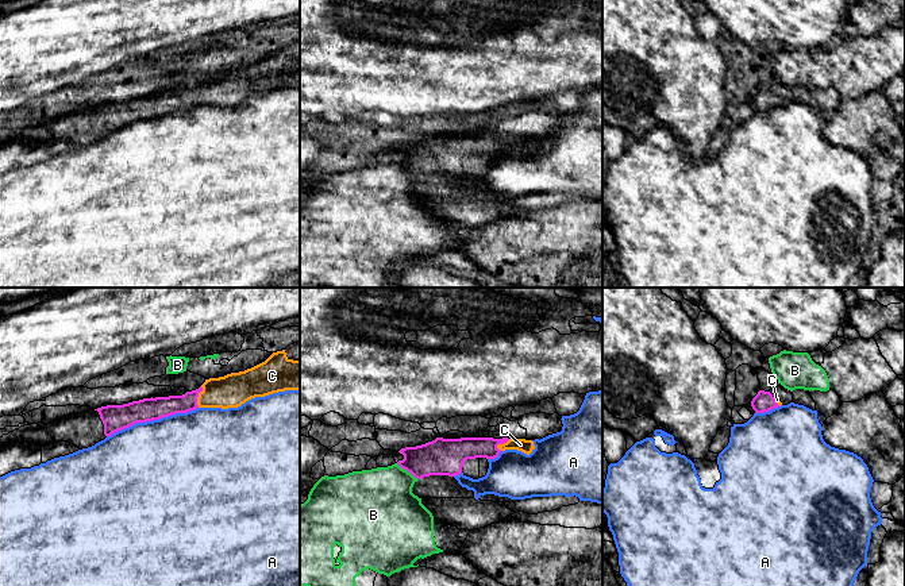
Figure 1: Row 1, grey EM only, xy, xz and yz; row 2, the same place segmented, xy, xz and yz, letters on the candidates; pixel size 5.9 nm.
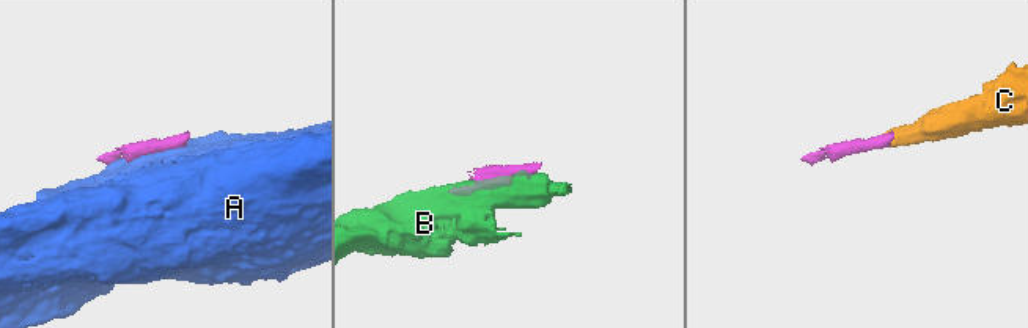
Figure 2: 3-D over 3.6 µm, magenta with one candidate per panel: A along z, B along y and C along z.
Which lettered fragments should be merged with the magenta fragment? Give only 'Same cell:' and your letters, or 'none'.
Same cell: C

